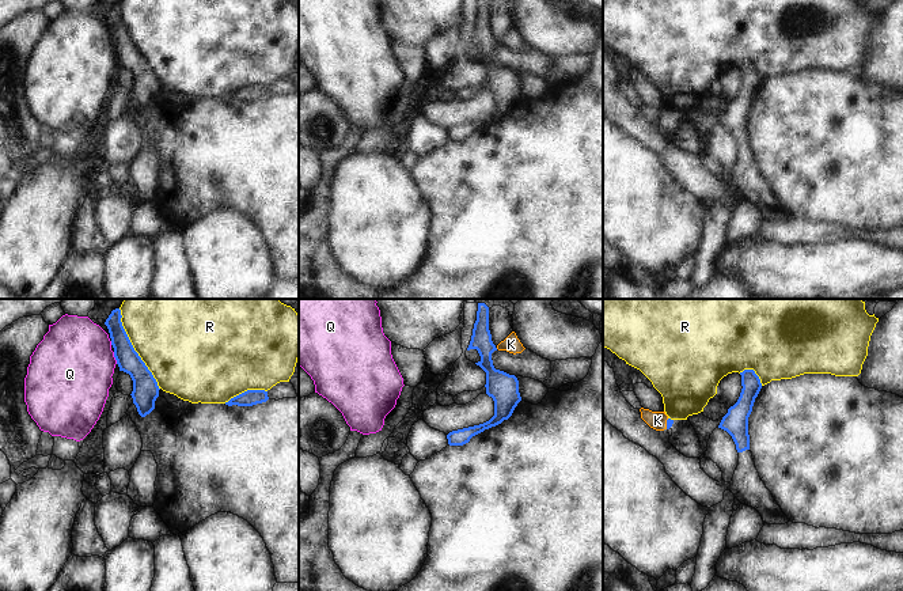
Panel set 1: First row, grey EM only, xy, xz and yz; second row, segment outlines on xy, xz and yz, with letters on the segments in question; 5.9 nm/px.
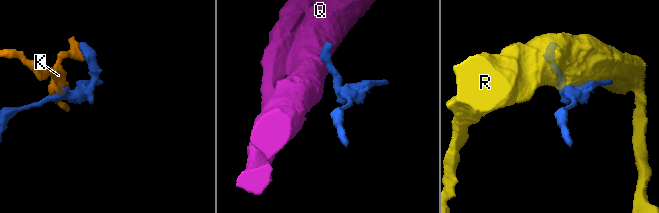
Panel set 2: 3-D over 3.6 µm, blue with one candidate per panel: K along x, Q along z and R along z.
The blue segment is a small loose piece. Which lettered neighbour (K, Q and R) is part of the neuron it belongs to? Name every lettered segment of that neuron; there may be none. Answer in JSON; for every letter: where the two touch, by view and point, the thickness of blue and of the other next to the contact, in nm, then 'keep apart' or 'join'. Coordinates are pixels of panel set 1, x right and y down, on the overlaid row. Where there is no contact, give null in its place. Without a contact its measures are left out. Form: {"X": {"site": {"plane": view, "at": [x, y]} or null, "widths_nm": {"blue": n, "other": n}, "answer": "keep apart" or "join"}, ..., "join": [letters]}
{"K": {"site": {"plane": "yz", "at": [667, 424]}, "widths_nm": {"blue": 40, "other": 110}, "answer": "keep apart"}, "Q": {"site": {"plane": "xy", "at": [114, 356]}, "widths_nm": {"blue": 140, "other": 480}, "answer": "keep apart"}, "R": {"site": {"plane": "xy", "at": [133, 349]}, "widths_nm": {"blue": 150, "other": 480}, "answer": "keep apart"}, "join": []}

